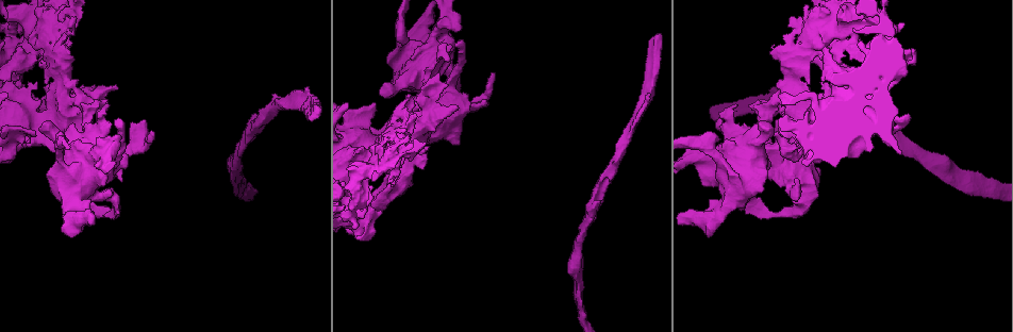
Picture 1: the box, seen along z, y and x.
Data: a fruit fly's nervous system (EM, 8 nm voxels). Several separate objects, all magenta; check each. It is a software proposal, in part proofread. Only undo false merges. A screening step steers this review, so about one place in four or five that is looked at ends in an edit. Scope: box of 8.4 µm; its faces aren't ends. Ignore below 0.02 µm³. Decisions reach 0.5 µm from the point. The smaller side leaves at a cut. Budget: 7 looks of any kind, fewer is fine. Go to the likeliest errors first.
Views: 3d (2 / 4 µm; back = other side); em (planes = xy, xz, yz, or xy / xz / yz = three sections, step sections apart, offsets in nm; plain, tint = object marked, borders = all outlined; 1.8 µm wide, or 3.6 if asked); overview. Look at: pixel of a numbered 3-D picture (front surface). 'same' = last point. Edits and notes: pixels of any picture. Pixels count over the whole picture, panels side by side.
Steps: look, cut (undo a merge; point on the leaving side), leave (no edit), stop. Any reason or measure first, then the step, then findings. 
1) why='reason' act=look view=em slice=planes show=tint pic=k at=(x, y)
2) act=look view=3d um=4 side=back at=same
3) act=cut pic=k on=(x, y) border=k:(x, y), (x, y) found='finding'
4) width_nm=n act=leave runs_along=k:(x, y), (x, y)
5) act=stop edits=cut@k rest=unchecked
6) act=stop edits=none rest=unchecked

why='closes a loop' act=look view=em slice=xz step=4 show=tint pic=1 at=(32, 22)

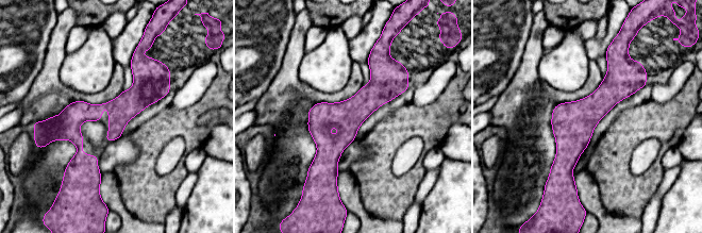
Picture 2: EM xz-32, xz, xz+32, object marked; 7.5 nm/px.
act=look view=em slice=planes show=tint at=same

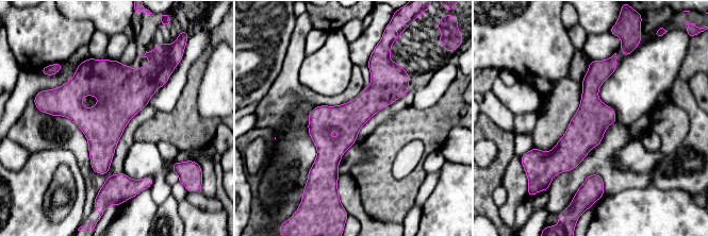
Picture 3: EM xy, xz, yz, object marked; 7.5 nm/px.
act=leave found='one neuron here'

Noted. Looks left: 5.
why='closes a loop' act=look view=em um=3.6 slice=planes show=tint pic=1 at=(12, 118)

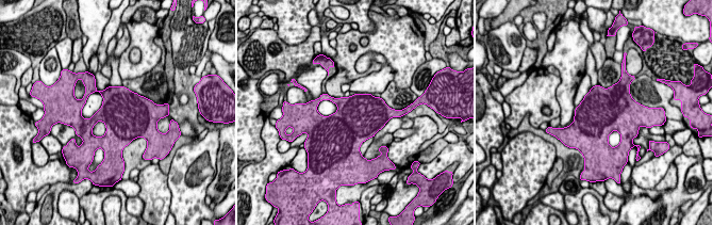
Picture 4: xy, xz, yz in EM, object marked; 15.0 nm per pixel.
act=leave found='all the same neuron'

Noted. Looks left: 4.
why='closes a loop' act=look view=3d um=4 side=back pic=1 at=(798, 107)

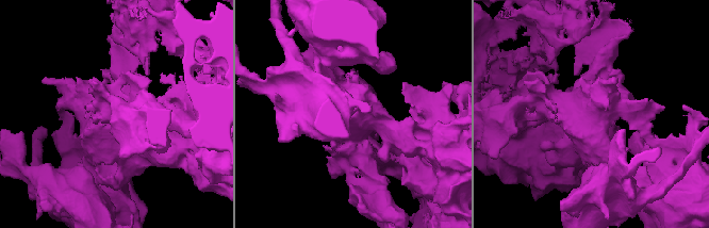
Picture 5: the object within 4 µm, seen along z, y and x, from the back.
act=look view=em um=3.6 slice=planes show=borders pic=5 at=(590, 105)

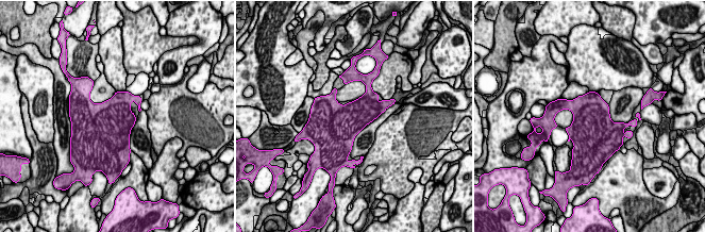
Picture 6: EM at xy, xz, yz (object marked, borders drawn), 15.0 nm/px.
act=leave found='continuous, no second neuron'

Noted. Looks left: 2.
act=stop edits=none rest=unchecked

